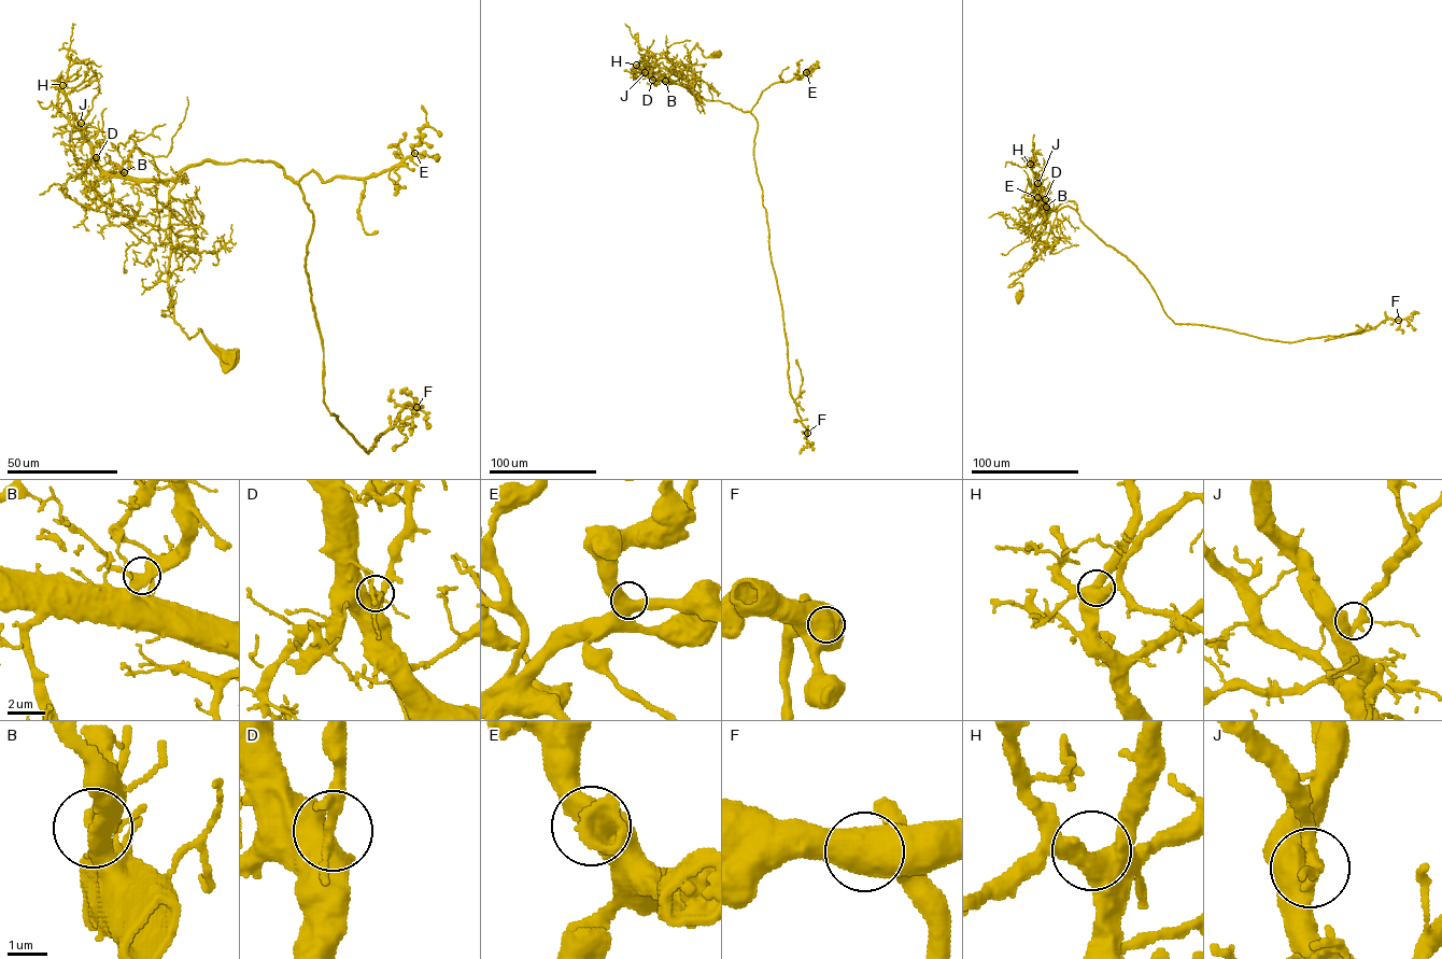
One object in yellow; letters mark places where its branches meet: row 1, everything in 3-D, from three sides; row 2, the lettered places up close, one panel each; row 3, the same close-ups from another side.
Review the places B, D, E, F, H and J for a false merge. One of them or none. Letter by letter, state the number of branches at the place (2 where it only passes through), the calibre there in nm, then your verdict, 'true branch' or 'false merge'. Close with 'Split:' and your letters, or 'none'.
B: 3 | 440 nm | true branch
D: 3 | 440 nm | true branch
E: 3 | 460 nm | true branch
F: 3 | 700 nm | true branch
H: 3 | 440 nm | true branch
J: 3 | 340 nm | true branch
Split: none

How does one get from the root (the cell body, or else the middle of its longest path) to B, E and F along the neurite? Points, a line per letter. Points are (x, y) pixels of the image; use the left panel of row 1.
B: (230, 358), (199, 328), (189, 338), (174, 321), (169, 189), (175, 183), (124, 172)
E: (230, 358), (174, 321), (175, 178), (239, 160), (272, 161), (293, 181), (370, 178), (414, 153)
F: (230, 358), (174, 321), (169, 189), (205, 161), (270, 160), (312, 213), (323, 403), (367, 452), (418, 407)

